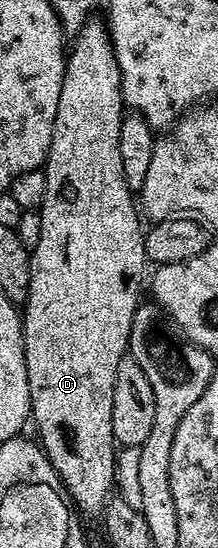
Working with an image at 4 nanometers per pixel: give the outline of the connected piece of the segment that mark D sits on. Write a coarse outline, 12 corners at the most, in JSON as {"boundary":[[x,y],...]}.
{"boundary":[[107,22],[68,49],[22,317],[30,417],[77,512],[148,262]]}

